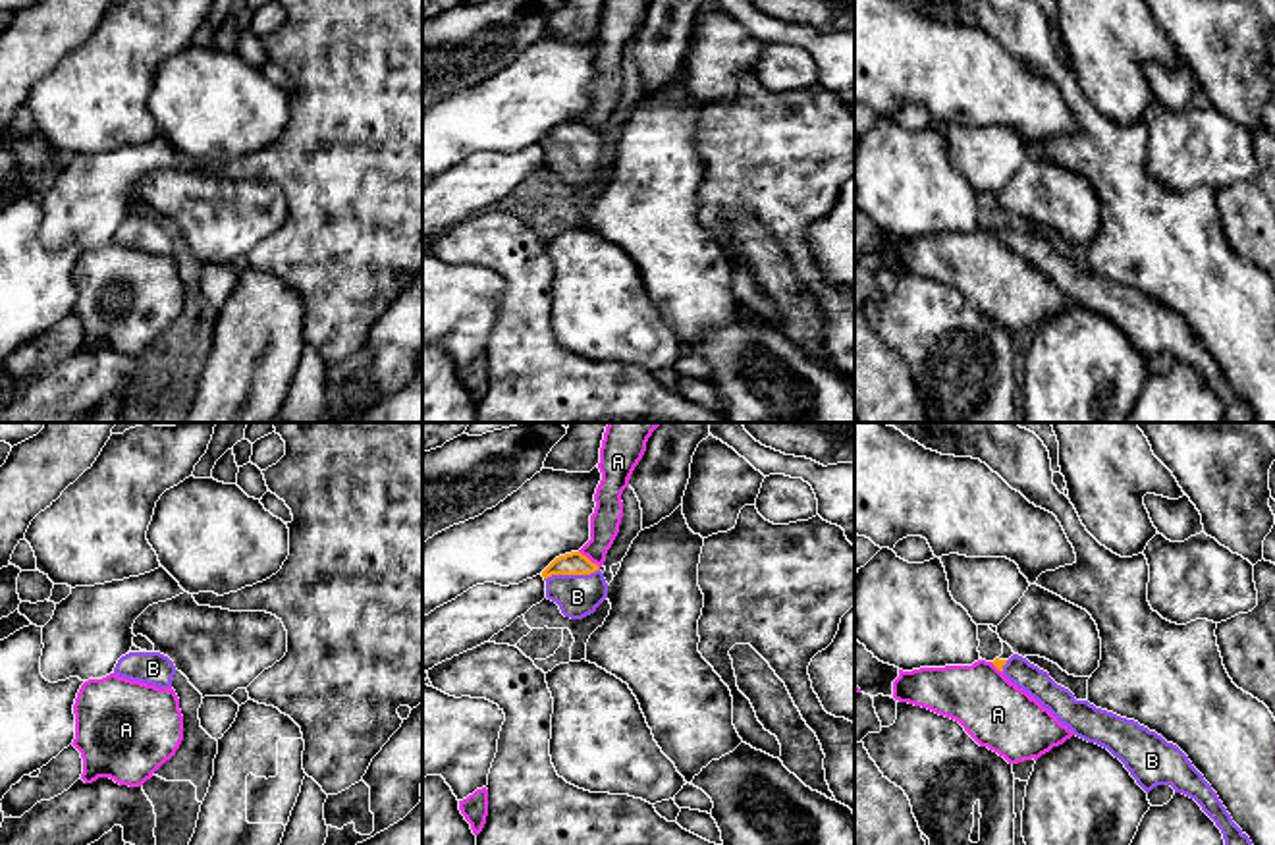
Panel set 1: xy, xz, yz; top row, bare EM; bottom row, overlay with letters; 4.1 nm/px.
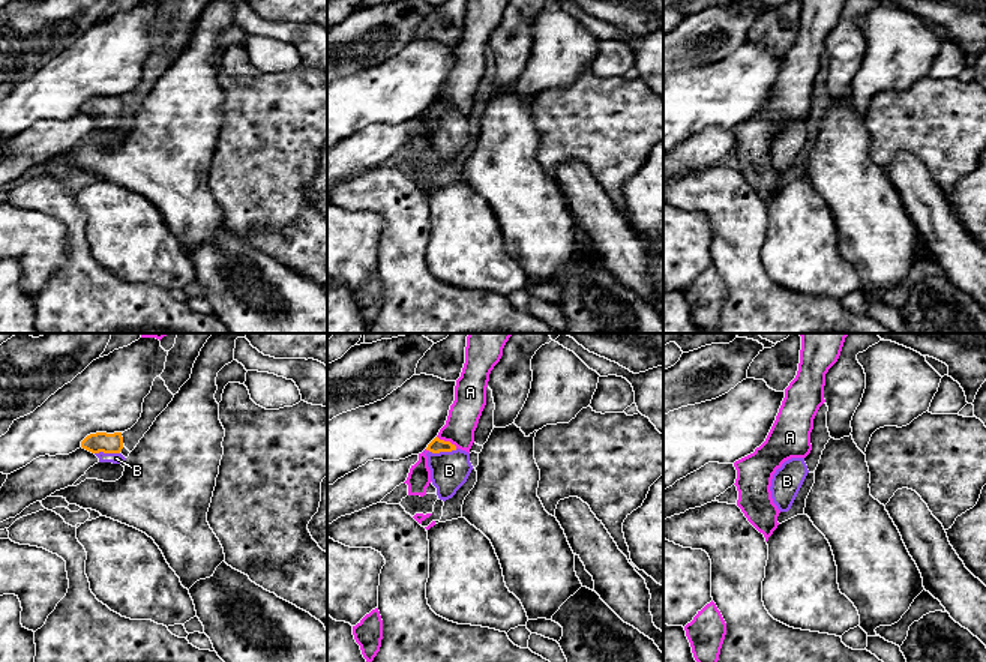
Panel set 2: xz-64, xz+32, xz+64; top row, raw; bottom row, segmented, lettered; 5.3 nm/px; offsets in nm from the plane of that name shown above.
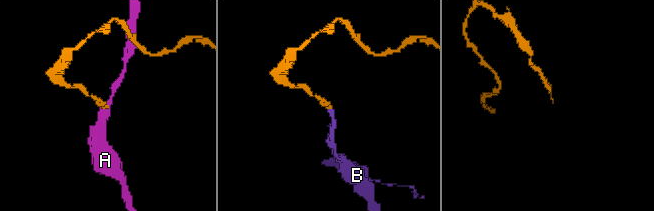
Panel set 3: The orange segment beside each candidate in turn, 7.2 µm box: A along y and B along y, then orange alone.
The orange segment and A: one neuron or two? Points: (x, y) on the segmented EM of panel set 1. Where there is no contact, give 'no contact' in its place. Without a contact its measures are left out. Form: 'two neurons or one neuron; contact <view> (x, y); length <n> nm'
two neurons; contact xz (587, 558); length 120 nm

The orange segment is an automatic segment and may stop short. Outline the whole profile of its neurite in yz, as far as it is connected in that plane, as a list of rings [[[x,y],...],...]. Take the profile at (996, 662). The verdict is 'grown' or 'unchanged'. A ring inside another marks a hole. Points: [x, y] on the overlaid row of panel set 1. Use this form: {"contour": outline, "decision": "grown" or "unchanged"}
{"contour": [[[1018,654],[1009,660],[995,658],[991,664],[1076,737],[1096,743],[1119,758],[1146,793],[1157,785],[1171,785],[1175,793],[1182,793],[1202,806],[1221,830],[1225,845],[1252,845],[1250,837],[1233,822],[1217,793],[1177,745],[1167,743],[1134,720],[1096,708],[1088,700],[1076,700],[1047,671]]], "decision": "grown"}

